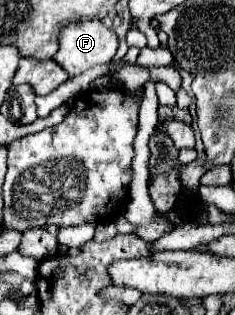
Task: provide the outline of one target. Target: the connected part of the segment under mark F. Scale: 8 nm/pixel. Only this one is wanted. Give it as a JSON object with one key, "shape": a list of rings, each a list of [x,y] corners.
{"shape":[[[78,21],[58,35],[58,53],[52,57],[70,77],[90,67],[110,63],[118,49],[118,37],[102,21]]]}

